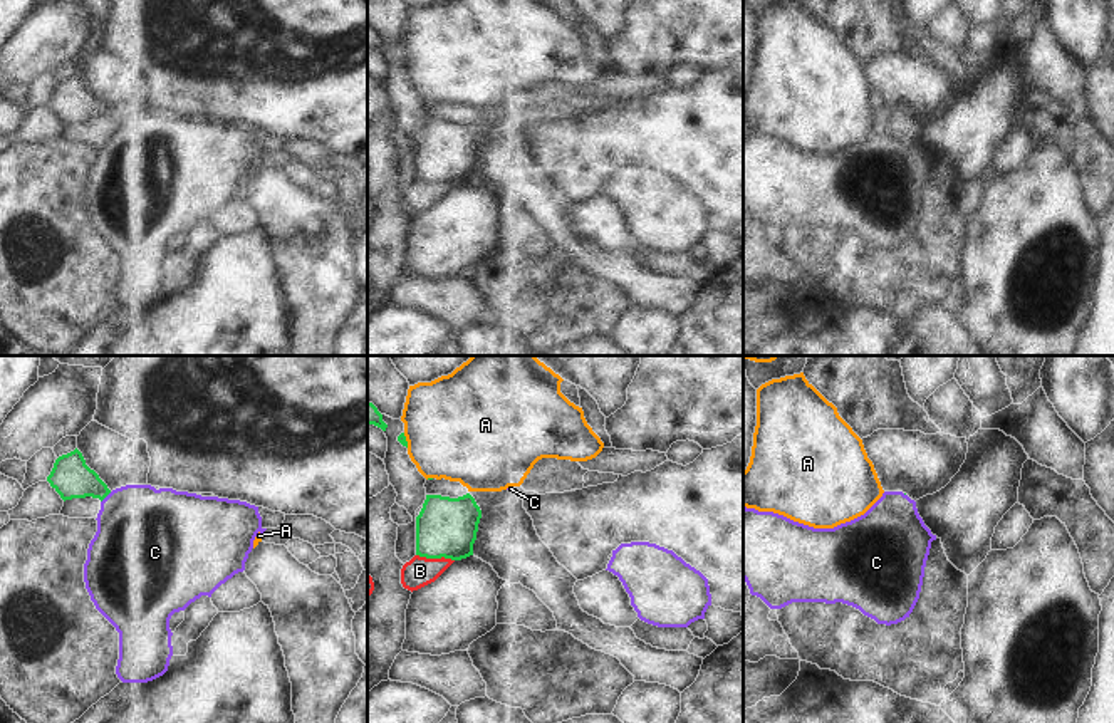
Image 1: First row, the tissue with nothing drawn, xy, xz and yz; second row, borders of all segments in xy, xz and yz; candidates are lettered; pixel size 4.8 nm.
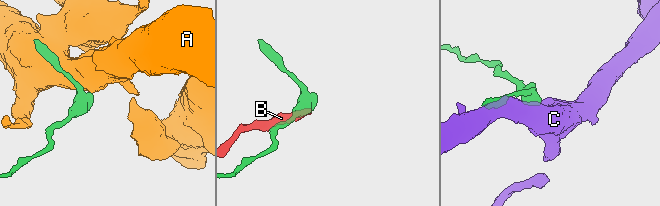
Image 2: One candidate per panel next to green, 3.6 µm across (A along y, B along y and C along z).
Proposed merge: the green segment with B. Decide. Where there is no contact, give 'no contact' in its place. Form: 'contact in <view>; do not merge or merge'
contact in xz; do not merge

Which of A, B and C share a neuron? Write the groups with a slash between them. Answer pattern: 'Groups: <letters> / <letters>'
Groups: A / B / C

